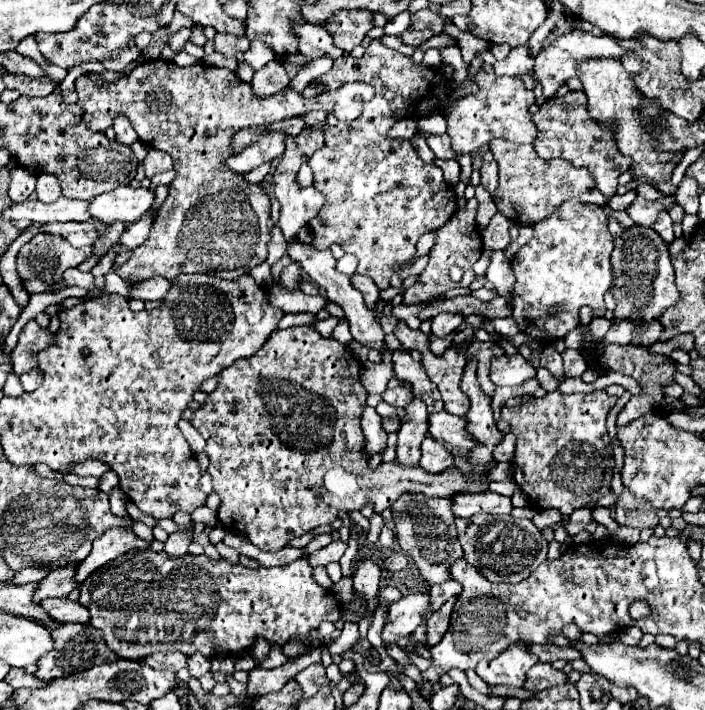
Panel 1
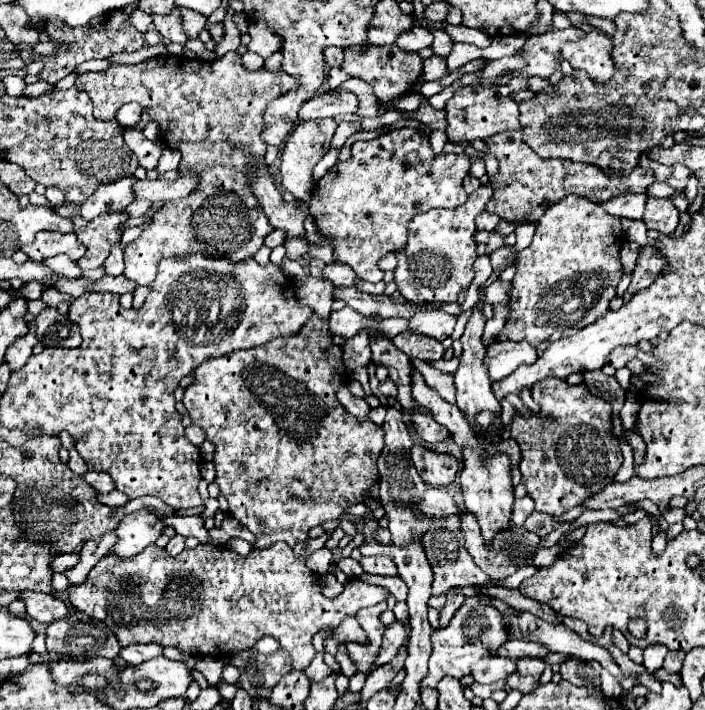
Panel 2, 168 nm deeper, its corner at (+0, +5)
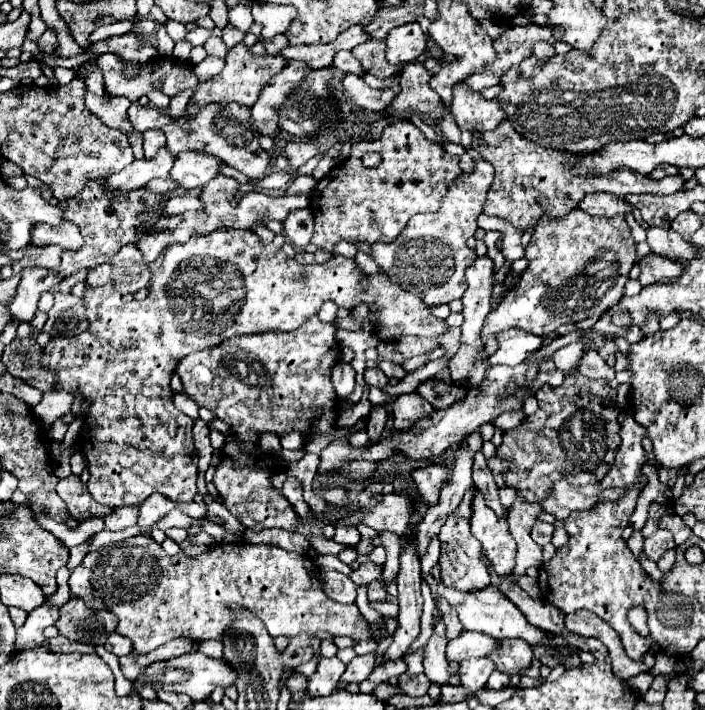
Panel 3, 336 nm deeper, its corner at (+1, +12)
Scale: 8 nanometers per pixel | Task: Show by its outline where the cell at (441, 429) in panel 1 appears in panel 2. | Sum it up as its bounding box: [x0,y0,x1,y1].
[409,411,449,443]

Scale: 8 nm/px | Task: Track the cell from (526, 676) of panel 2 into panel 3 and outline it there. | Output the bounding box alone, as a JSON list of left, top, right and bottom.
[488,640,534,676]

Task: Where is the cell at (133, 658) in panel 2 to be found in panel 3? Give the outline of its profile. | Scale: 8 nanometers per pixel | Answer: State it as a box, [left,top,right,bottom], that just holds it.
[104,632,134,656]

